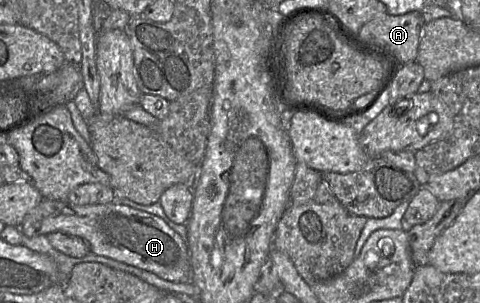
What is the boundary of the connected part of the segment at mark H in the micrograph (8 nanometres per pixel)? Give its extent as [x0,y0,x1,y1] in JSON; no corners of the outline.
[20,199,191,282]

